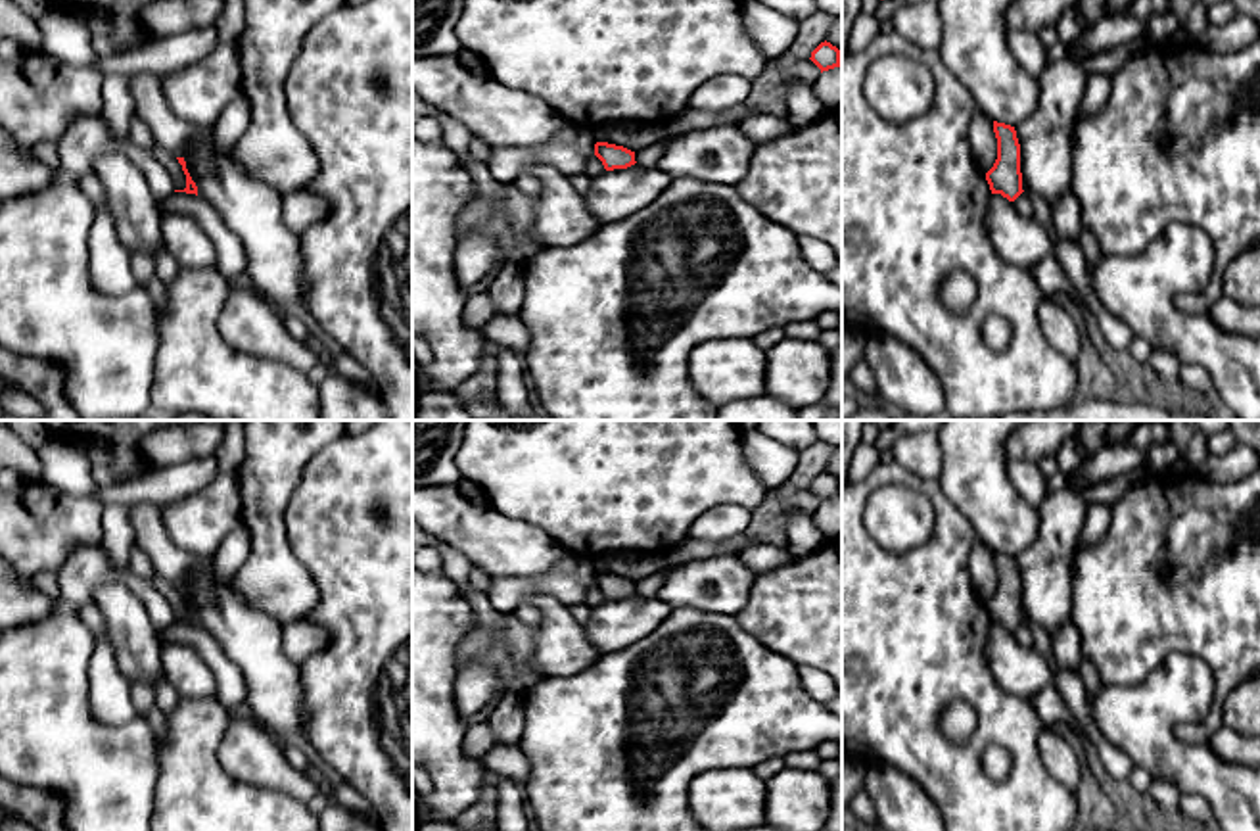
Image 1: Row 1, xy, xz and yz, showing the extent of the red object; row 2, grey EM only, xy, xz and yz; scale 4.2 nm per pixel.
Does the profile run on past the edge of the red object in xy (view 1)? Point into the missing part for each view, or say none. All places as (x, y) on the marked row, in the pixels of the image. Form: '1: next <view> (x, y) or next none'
1: next none

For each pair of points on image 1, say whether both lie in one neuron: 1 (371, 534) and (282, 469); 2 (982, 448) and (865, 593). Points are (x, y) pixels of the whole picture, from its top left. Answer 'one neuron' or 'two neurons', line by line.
1: two neurons
2: two neurons

